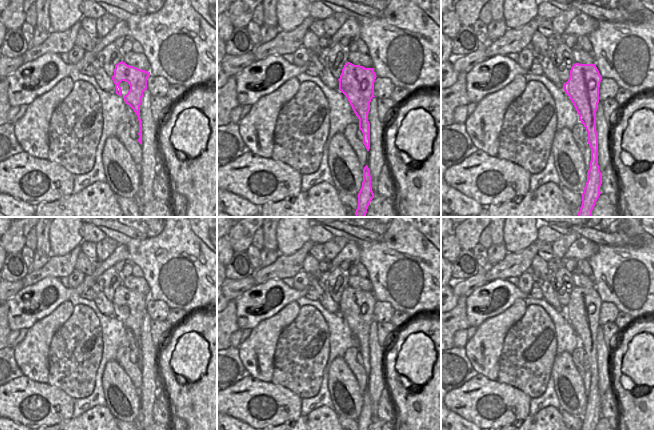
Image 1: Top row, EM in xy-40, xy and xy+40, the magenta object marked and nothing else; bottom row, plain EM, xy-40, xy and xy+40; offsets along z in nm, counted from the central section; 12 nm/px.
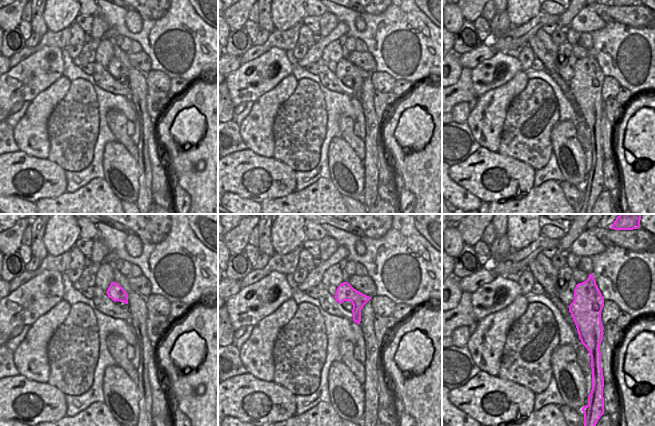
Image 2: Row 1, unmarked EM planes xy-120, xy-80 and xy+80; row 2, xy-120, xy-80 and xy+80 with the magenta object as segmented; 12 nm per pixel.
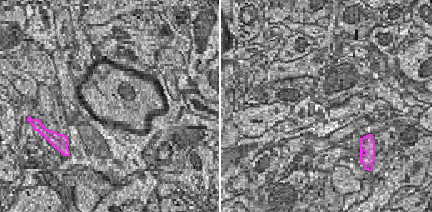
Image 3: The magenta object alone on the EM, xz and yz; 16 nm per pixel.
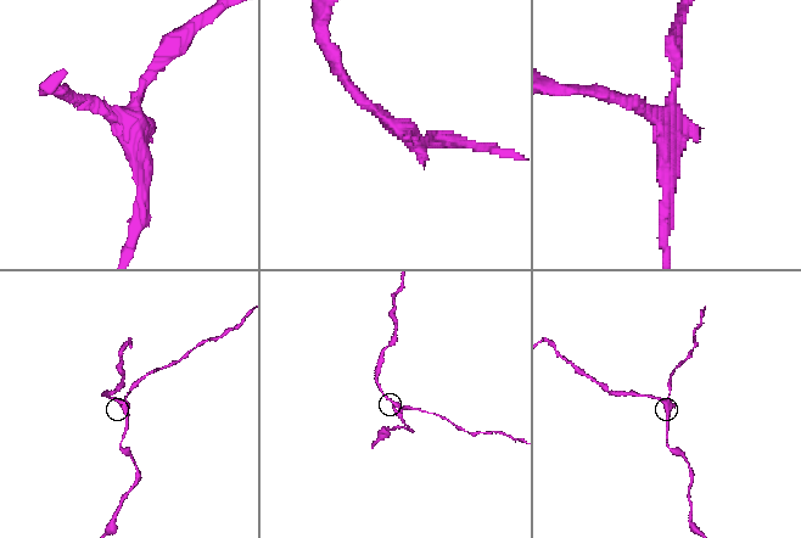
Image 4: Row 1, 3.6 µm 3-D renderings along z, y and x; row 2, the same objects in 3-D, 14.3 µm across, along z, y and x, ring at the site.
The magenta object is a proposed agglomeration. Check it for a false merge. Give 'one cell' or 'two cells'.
two cells

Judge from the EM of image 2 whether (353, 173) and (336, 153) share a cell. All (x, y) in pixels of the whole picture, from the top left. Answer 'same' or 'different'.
same

